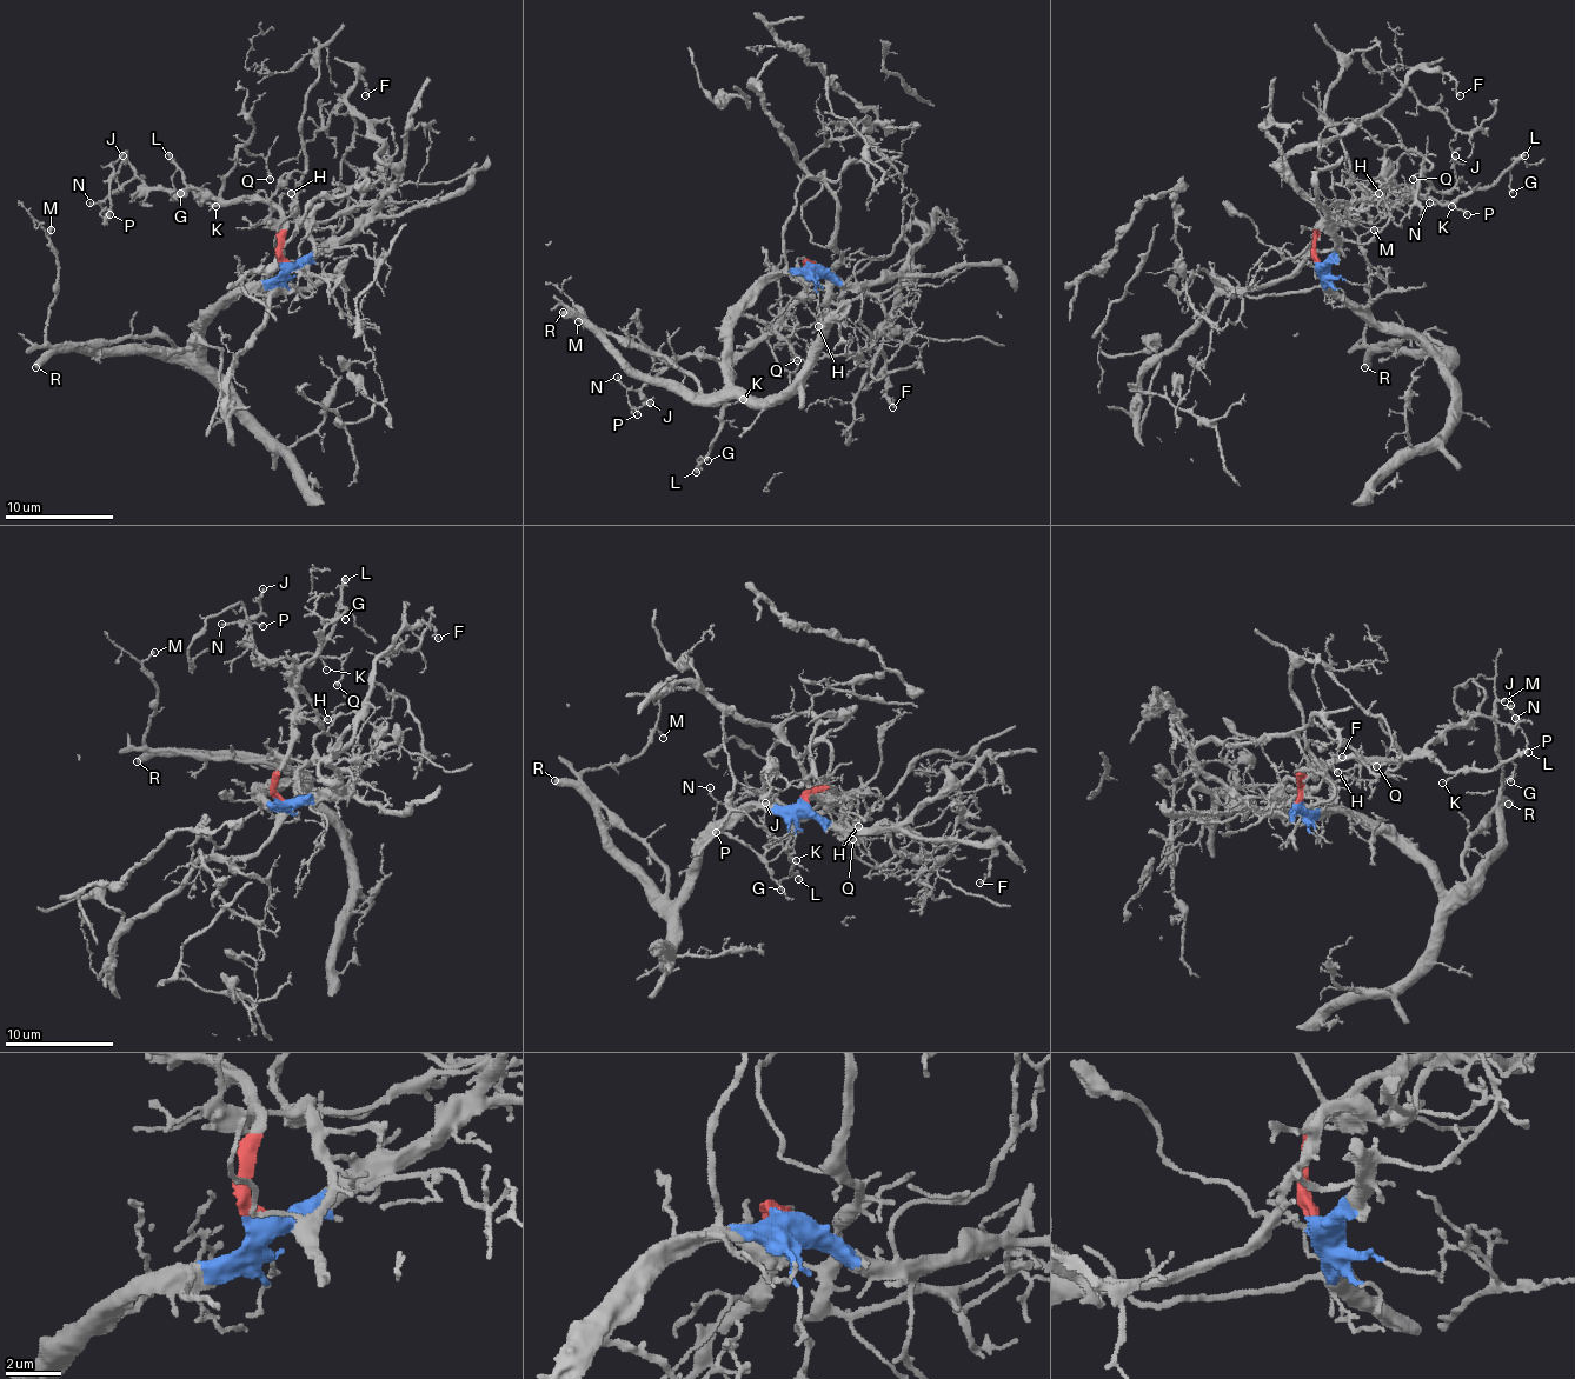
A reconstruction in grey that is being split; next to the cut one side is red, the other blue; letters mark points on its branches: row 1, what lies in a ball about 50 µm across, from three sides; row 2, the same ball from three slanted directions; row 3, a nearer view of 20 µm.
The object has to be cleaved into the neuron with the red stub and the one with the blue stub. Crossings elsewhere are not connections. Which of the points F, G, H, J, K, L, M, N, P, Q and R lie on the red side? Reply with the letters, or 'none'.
G, H, J, K, L, N, P, Q

